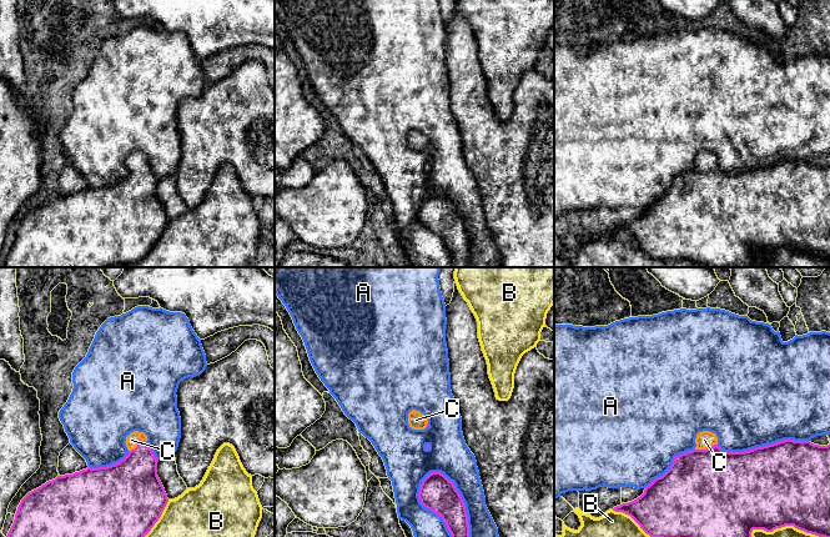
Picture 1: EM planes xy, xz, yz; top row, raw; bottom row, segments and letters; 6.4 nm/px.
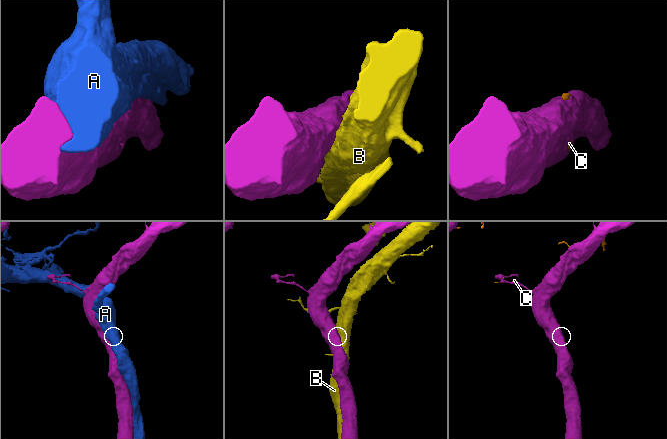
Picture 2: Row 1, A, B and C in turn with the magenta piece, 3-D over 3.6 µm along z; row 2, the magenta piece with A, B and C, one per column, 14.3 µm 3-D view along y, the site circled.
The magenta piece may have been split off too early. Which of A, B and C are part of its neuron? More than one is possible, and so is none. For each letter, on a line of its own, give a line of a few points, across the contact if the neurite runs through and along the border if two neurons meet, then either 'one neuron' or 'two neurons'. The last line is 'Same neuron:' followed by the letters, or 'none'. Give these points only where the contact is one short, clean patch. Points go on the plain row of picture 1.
A: two neurons
B: two neurons
C: one neuron
Same neuron: C

